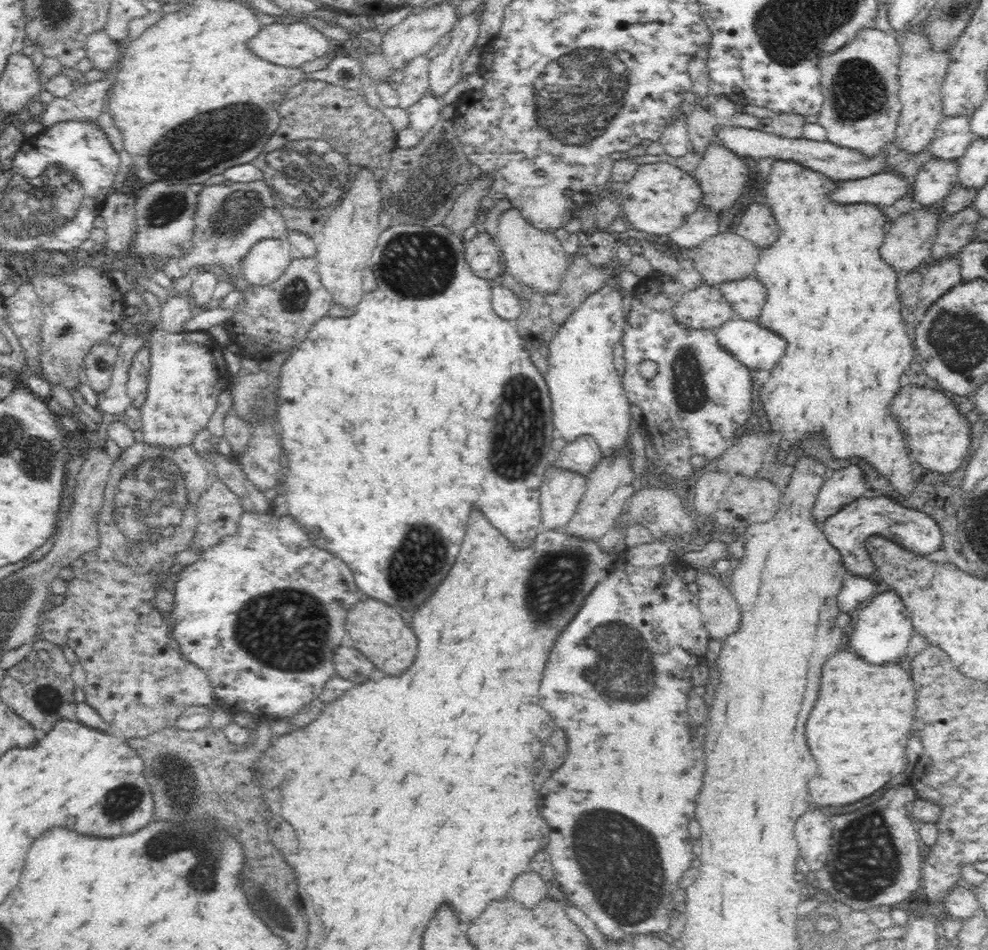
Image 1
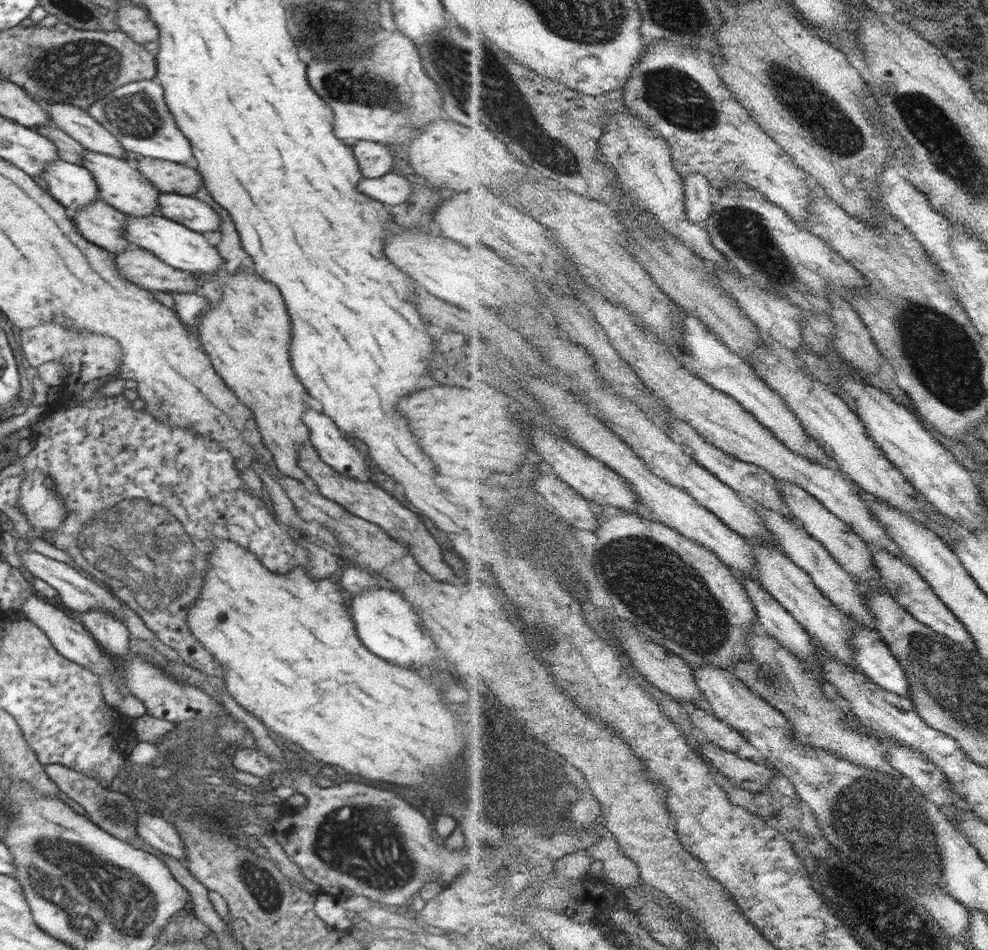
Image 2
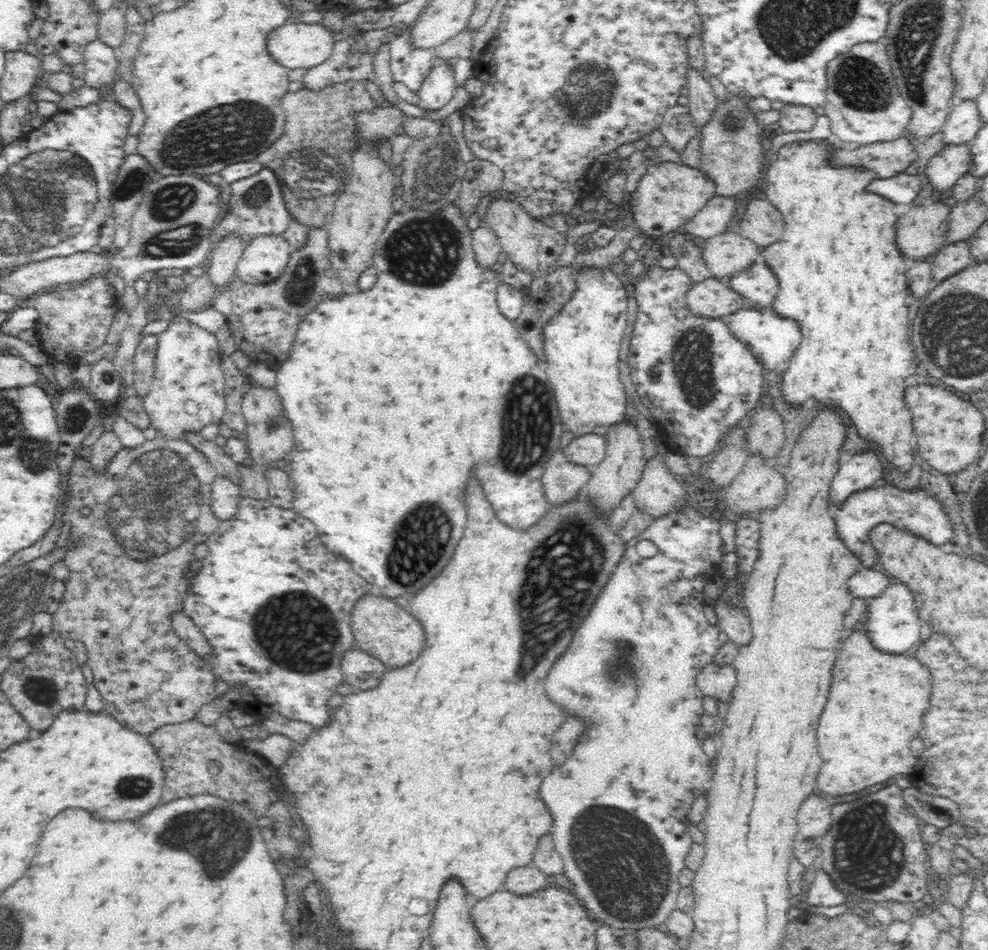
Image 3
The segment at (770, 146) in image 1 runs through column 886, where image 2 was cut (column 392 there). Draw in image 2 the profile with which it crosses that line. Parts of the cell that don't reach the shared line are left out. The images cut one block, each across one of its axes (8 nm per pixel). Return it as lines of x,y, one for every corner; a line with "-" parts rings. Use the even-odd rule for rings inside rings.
361,140
352,147
364,177
376,178
391,172
393,152
384,143

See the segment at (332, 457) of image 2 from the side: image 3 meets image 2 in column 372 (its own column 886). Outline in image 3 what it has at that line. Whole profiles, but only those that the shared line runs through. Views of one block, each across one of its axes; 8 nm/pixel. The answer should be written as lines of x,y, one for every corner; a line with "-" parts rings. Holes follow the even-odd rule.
864,451
852,456
848,462
839,466
836,476
832,479
829,498
832,504
840,506
850,494
872,488
888,466
874,451

